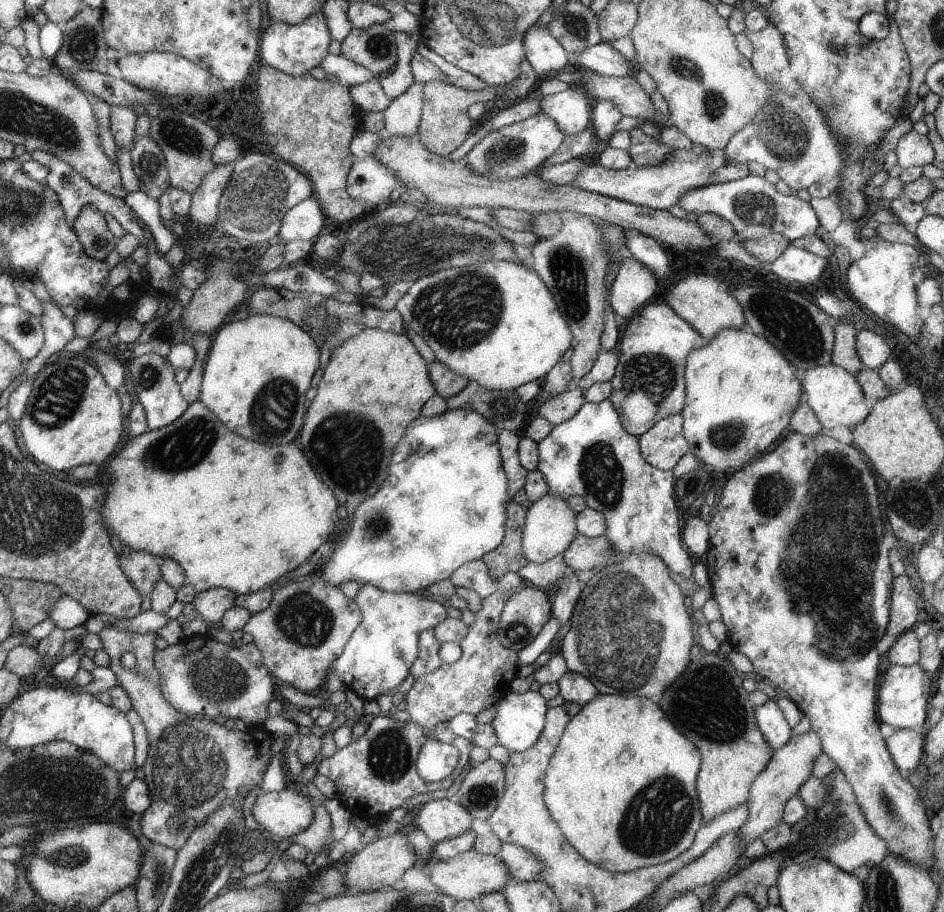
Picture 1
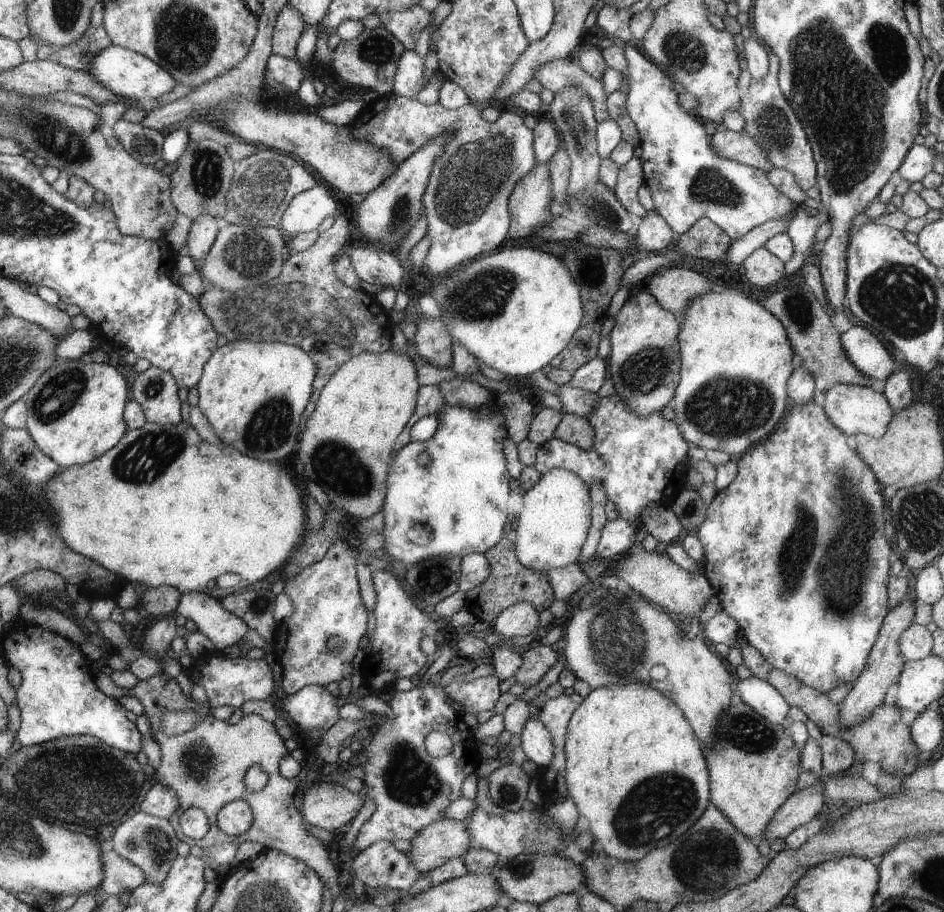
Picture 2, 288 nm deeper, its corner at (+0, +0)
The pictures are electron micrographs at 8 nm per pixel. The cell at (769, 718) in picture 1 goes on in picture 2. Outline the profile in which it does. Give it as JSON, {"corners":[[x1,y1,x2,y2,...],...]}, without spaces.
{"corners":[[749,676,747,680,737,680,735,690,737,690,741,702,747,704,749,708,753,708,759,716,763,716,769,722,779,724,779,726,785,722,789,704,769,682,761,680,757,676]]}

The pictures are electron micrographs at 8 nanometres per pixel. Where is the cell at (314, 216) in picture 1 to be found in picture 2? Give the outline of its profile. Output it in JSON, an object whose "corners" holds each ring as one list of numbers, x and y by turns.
{"corners":[[317,184,311,190,293,196,277,228,287,236,297,236,299,232,317,230,317,226,333,214,337,214,333,198,323,186]]}

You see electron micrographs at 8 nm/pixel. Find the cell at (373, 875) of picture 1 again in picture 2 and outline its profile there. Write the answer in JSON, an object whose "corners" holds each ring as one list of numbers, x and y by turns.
{"corners":[[445,818,443,822,423,828,411,842,411,850,405,856,421,874,425,874,447,864,449,860,463,858,471,848,469,842,471,834,467,824]]}

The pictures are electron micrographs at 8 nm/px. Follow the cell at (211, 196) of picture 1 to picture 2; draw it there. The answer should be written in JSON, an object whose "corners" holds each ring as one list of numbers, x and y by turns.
{"corners":[[199,216,193,220,189,234,187,234,187,242,185,242,185,254,193,258,195,266,203,264,221,226,223,226,223,222,213,216]]}

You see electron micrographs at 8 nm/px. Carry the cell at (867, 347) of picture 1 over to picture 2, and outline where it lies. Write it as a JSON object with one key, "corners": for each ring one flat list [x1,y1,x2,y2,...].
{"corners":[[853,326,839,336,841,348,847,360,857,368,869,382,887,380,893,374,893,360,883,344,863,326]]}

